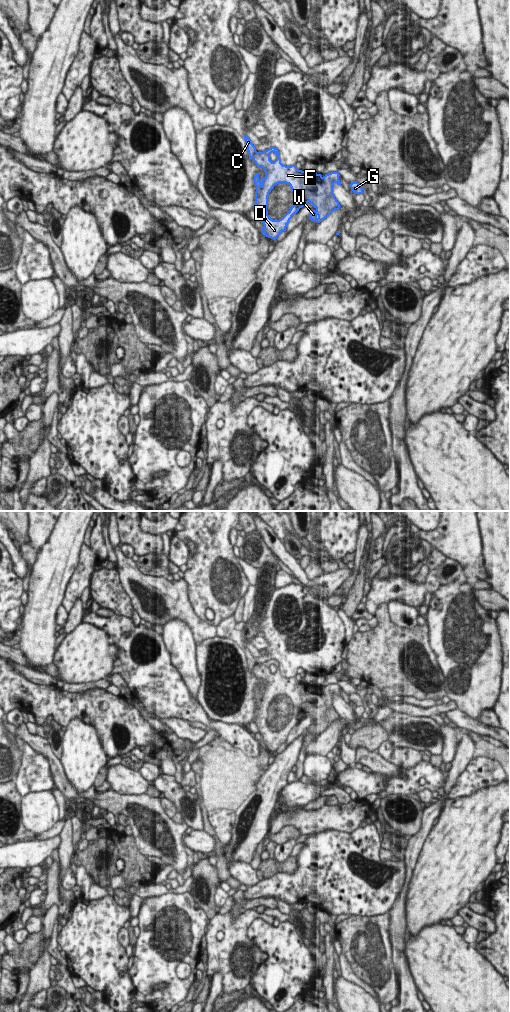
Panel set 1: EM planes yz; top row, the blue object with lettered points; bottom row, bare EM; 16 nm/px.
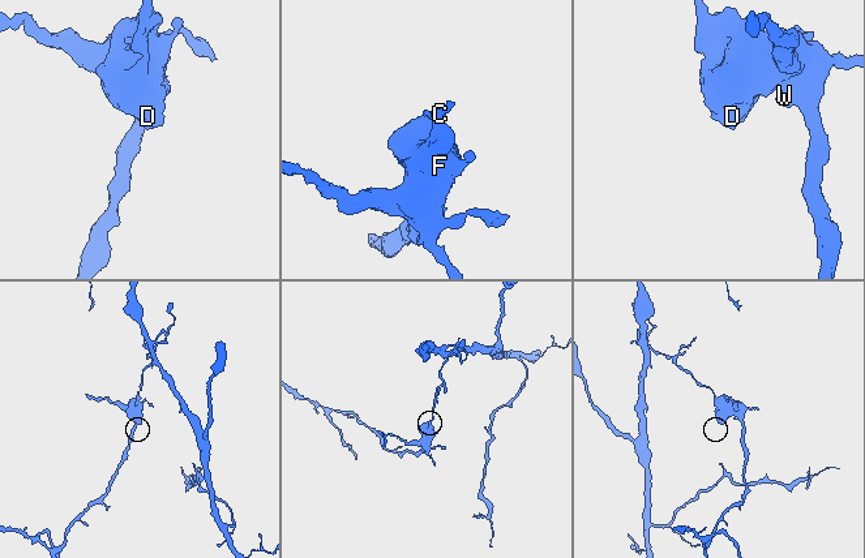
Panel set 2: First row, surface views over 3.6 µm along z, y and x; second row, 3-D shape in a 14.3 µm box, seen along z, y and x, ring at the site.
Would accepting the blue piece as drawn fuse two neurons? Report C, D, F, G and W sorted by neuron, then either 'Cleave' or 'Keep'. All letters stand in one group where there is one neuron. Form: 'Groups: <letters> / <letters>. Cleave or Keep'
Groups: C / D F G W. Cleave.

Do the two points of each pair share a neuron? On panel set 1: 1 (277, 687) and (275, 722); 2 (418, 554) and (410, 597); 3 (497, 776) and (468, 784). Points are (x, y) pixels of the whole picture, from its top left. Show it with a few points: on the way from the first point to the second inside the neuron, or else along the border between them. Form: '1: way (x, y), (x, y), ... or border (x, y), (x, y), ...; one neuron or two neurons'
1: way (277, 696), (275, 713); one neuron
2: border (397, 576), (416, 580); two neurons
3: way (490, 776), (475, 777); one neuron

